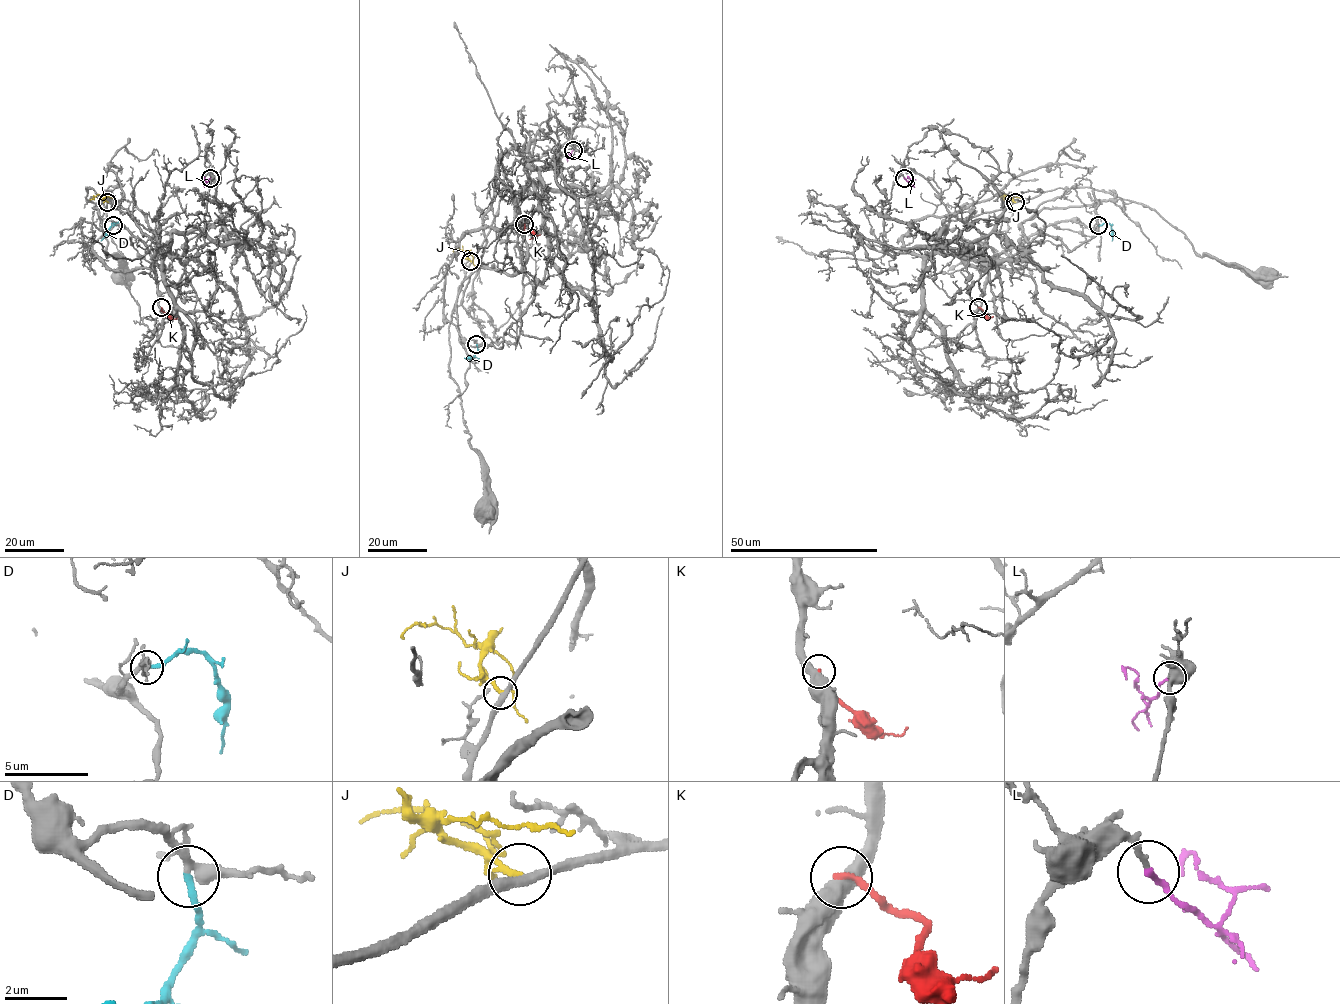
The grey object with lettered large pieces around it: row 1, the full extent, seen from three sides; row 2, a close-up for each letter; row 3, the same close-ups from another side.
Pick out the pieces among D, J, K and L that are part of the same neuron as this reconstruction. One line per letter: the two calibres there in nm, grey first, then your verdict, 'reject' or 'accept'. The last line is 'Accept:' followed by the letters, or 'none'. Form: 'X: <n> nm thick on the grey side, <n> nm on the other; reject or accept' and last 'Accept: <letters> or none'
D: 320 nm thick on the grey side, 240 nm on the other; accept
J: 300 nm thick on the grey side, 220 nm on the other; accept
K: 500 nm thick on the grey side, 220 nm on the other; reject
L: 150 nm thick on the grey side, 180 nm on the other; accept
Accept: D, J, L

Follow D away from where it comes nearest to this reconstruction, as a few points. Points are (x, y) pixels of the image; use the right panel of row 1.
D: (1098, 226), (1109, 223), (1112, 240)

